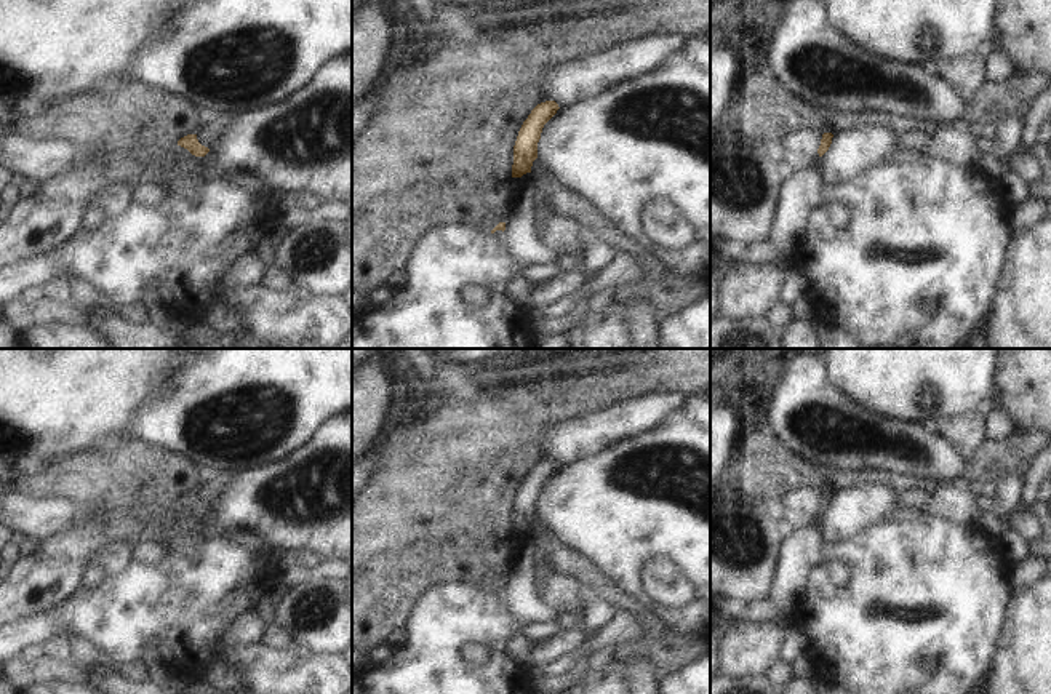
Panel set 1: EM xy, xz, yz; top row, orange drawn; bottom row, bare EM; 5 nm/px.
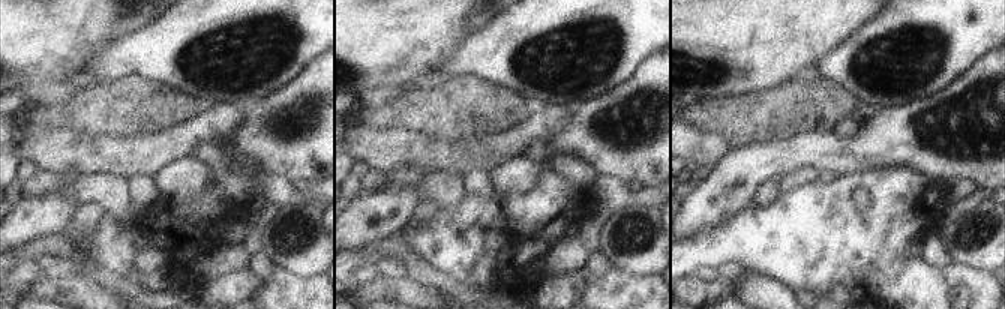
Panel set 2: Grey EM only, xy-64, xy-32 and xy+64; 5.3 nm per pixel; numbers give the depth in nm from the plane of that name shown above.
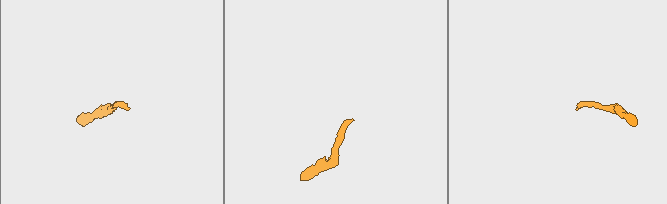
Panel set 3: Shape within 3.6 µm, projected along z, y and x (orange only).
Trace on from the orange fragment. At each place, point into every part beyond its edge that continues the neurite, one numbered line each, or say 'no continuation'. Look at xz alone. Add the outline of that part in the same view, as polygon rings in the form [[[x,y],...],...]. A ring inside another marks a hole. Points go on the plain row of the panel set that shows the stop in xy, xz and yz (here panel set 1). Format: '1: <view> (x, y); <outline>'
no continuation

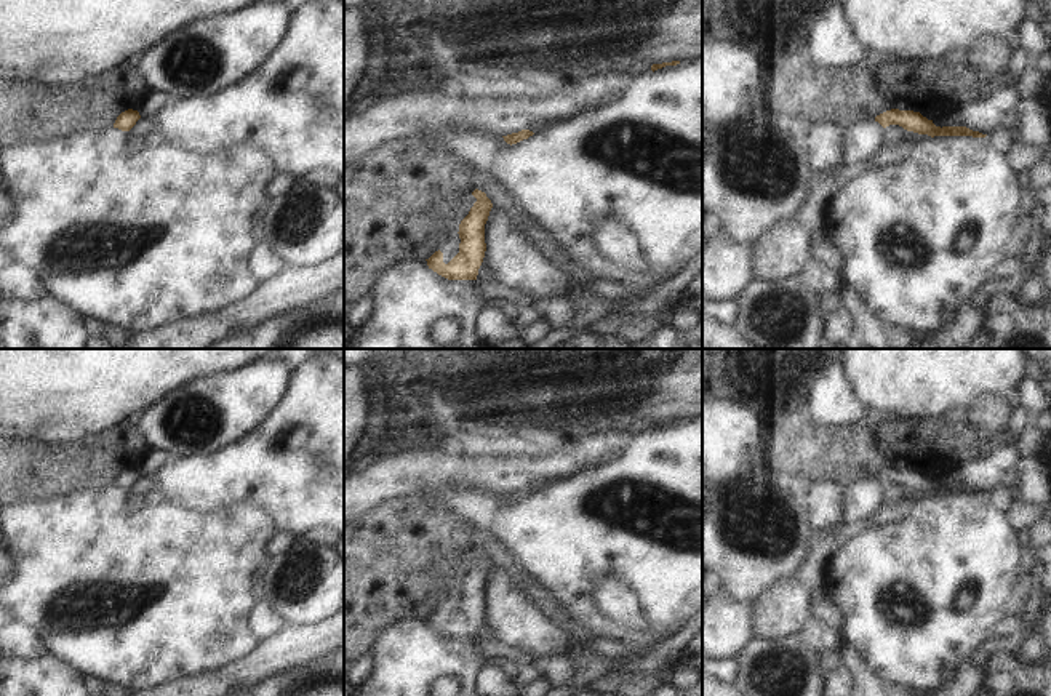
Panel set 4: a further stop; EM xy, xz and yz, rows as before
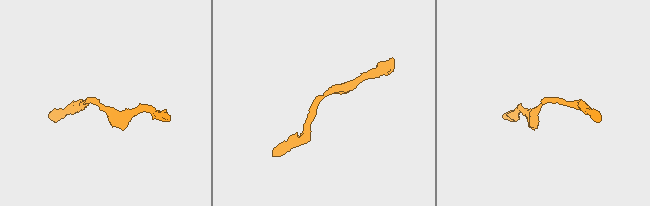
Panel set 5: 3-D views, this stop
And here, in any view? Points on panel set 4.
no continuation

